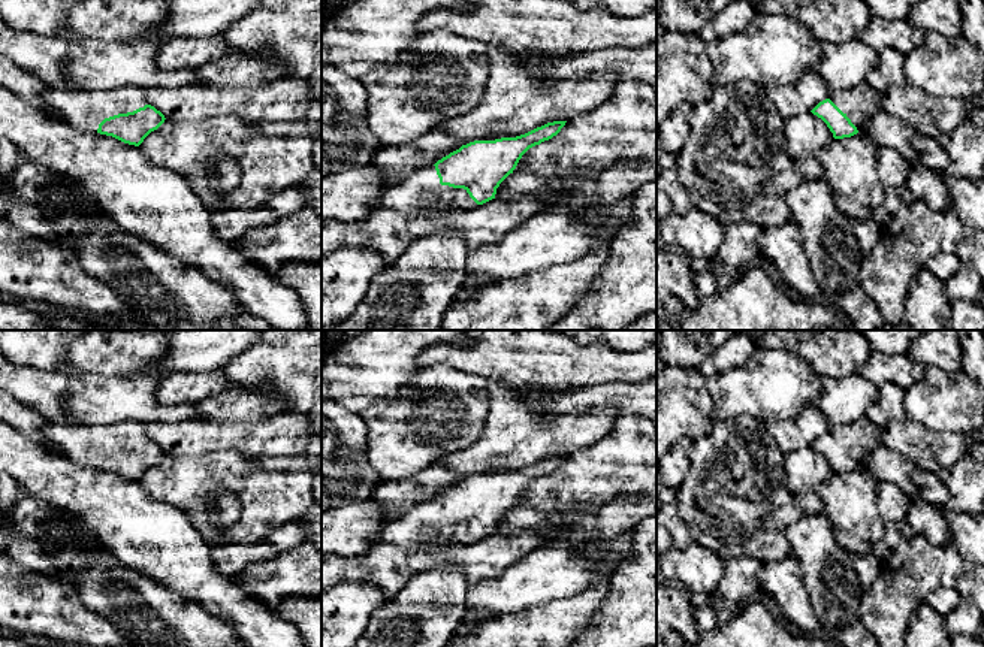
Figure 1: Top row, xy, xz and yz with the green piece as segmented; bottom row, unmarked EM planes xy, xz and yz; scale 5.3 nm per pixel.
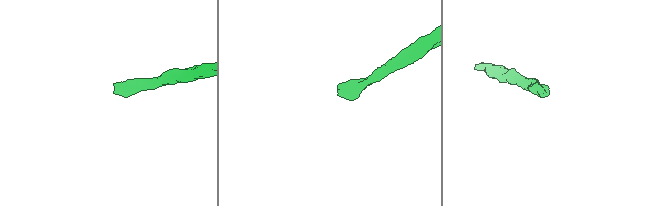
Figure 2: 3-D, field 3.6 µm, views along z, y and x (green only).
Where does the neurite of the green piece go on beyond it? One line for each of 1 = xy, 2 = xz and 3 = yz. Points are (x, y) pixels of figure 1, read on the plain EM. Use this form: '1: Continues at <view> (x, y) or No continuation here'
1: Continues at xy (84, 446)
2: Continues at xz (419, 529)
3: Continues at yz (860, 438)

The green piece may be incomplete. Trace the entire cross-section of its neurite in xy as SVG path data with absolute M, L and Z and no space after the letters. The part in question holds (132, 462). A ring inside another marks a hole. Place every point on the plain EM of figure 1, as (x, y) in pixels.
M127 421L108 426L43 426L46 447L69 460L112 471L139 481L164 457L164 450L147 436L147 424Z

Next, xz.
M553 456L516 472L474 475L438 495L434 501L414 504L404 514L390 520L377 536L378 544L389 544L407 551L435 553L459 542L474 542L495 533L499 518L516 504L522 490L532 481L556 471L567 456Z

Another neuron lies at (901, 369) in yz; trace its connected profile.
M873 351L858 374L876 387L893 383L908 390L923 378L924 371L926 366L914 362L908 354L891 356Z

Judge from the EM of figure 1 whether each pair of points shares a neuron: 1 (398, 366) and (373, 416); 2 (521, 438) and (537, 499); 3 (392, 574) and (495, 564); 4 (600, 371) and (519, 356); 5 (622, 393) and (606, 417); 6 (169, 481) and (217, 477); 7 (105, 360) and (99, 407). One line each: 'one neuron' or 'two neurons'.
1: two neurons
2: two neurons
3: one neuron
4: one neuron
5: two neurons
6: one neuron
7: two neurons

